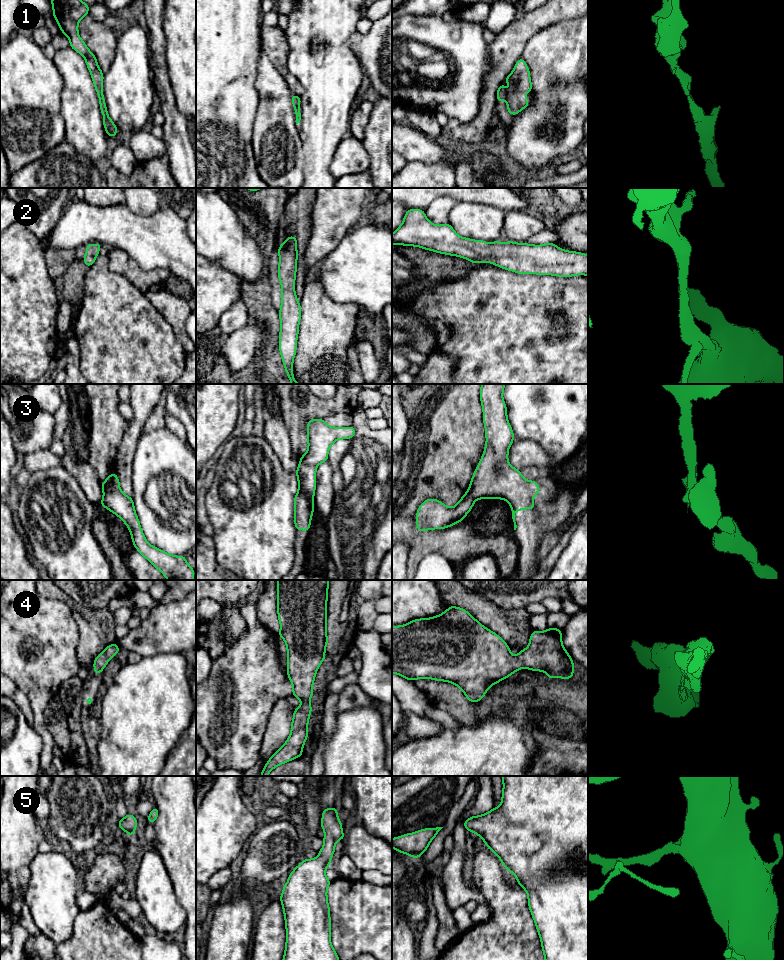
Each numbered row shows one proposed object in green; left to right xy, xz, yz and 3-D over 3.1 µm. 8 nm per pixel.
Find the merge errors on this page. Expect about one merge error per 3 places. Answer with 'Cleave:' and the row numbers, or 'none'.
Cleave: 3

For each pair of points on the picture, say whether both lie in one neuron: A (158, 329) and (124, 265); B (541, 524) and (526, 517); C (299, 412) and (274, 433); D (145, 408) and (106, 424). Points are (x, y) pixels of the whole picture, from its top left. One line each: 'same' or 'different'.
A: different
B: same
C: different
D: different

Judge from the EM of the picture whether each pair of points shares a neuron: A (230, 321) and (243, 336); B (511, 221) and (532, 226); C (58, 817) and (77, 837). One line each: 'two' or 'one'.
A: two
B: one
C: one

